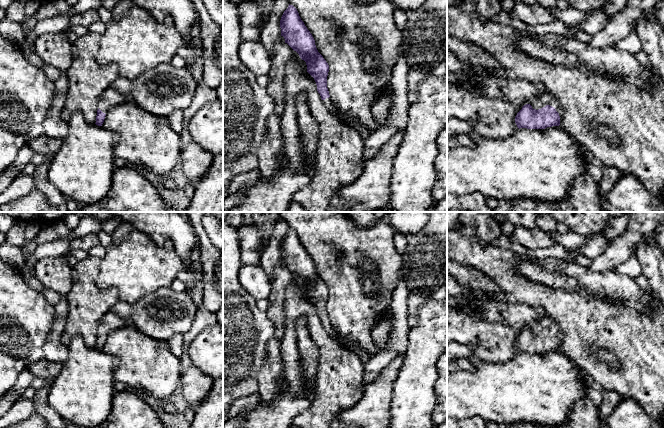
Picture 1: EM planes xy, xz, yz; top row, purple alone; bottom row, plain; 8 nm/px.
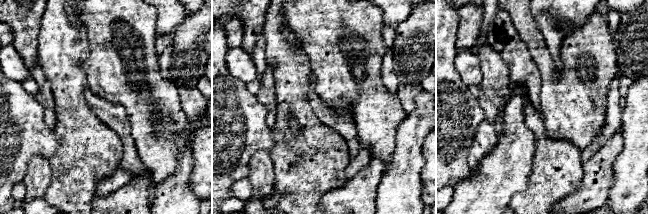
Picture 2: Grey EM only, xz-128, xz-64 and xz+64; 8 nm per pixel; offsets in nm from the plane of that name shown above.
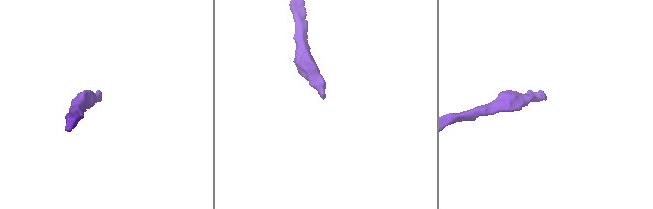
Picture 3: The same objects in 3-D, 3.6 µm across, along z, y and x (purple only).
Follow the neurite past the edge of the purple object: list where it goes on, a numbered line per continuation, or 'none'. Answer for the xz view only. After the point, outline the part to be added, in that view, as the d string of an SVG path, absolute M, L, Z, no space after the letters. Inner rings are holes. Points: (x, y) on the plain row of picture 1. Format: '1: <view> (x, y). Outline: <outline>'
1: xz (328, 327). Outline: M326 322L323 324L324 329L327 331L327 333L332 336L335 339L339 339L337 332L335 331L334 327L332 326L331 322Z

